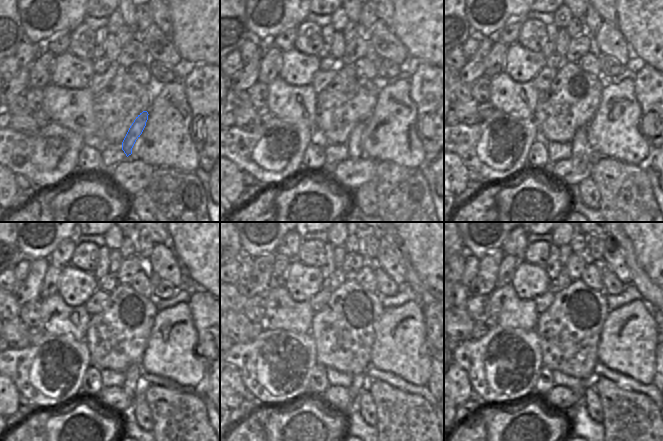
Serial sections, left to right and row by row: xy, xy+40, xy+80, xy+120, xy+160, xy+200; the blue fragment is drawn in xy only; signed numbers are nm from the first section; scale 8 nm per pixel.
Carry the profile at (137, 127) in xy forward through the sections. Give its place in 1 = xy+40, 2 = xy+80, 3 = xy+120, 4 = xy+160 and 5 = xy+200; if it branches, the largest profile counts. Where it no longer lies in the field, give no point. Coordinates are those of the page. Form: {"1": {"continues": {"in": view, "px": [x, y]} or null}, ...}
{"1": {"continues": {"in": "xy+40", "px": [354, 143]}}, "2": {"continues": {"in": "xy+80", "px": [580, 149]}}, "3": {"continues": {"in": "xy+120", "px": [134, 372]}}, "4": {"continues": {"in": "xy+160", "px": [355, 389]}}, "5": {"continues": {"in": "xy+200", "px": [574, 398]}}}

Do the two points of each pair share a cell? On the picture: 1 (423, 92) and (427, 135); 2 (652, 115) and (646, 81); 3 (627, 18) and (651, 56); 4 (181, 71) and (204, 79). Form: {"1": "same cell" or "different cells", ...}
{"1": "same cell", "2": "same cell", "3": "same cell", "4": "different cells"}

